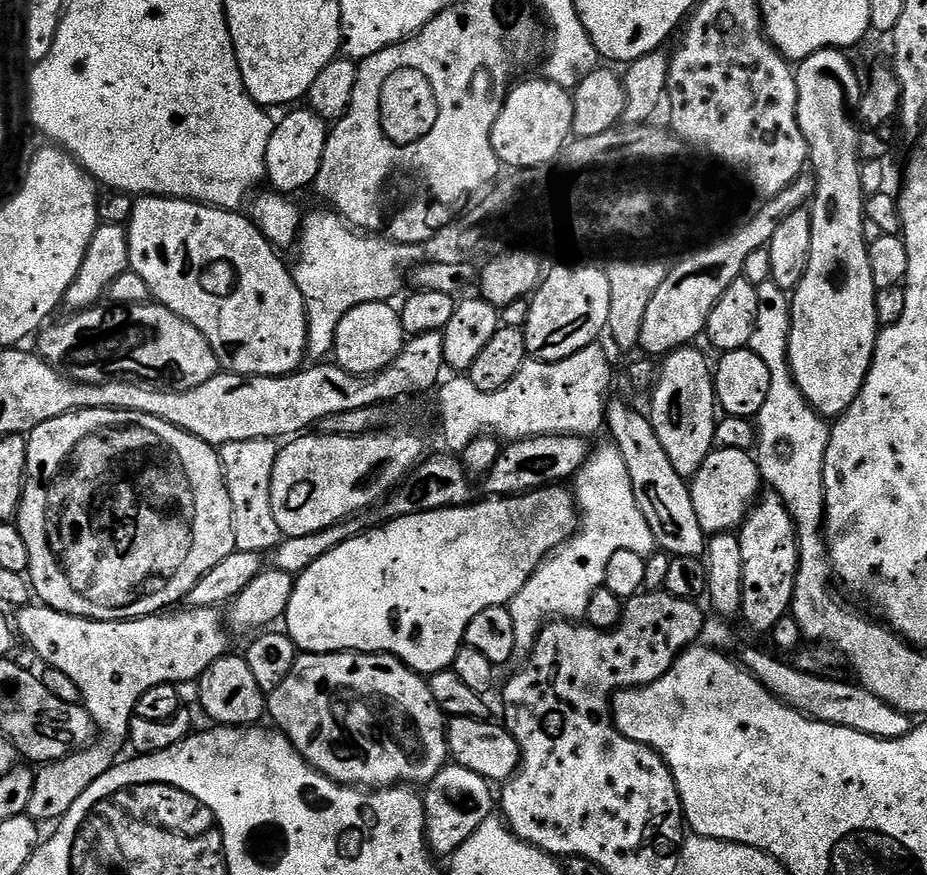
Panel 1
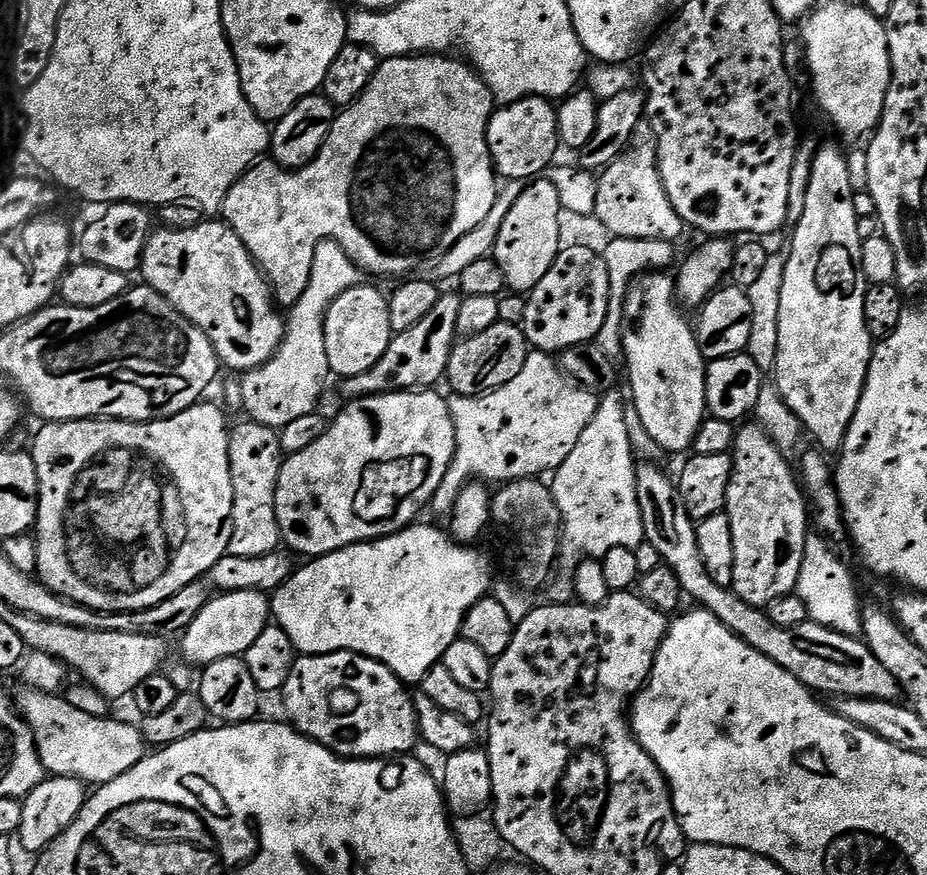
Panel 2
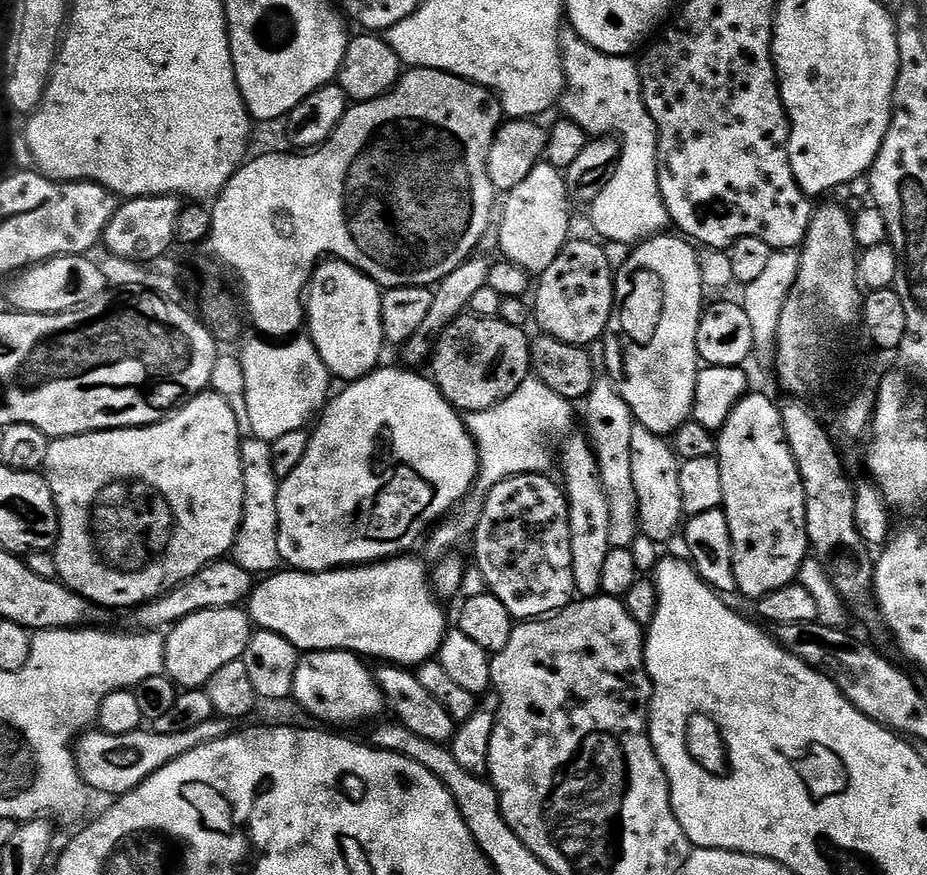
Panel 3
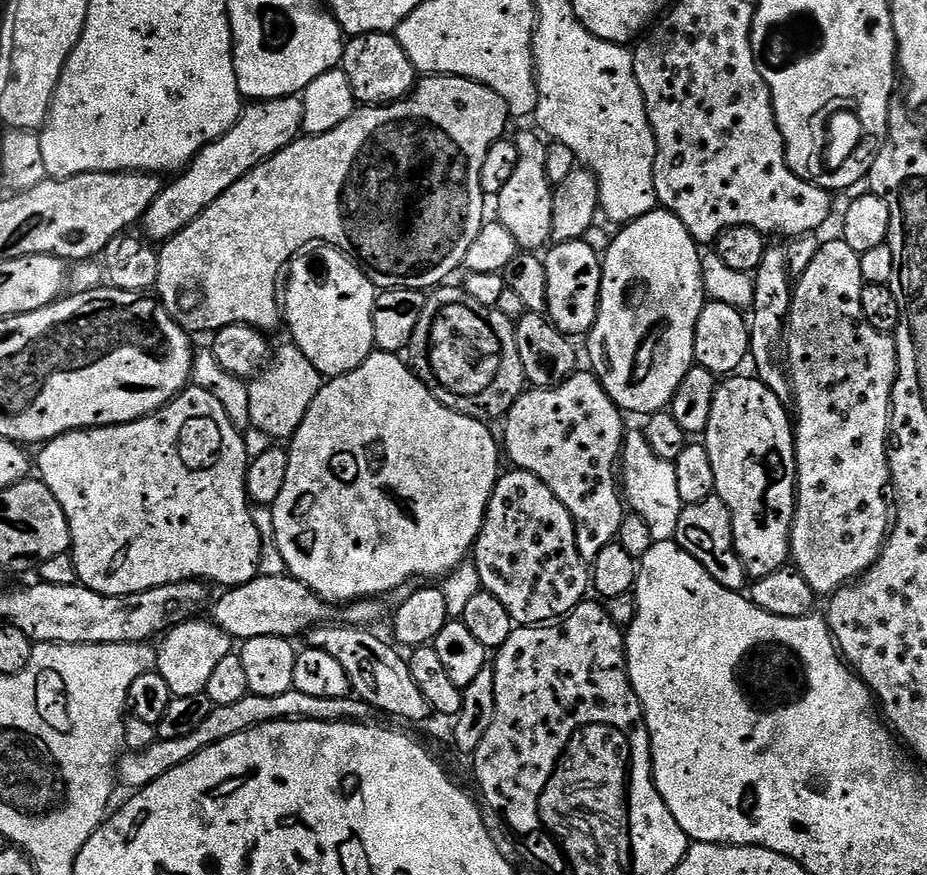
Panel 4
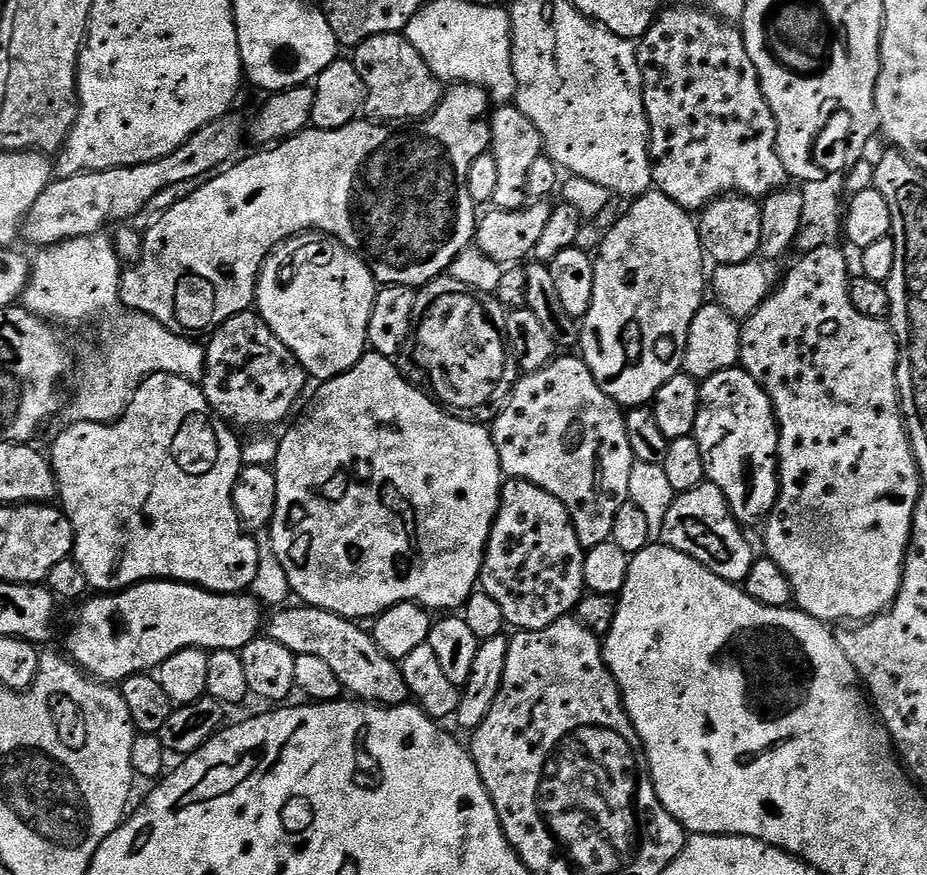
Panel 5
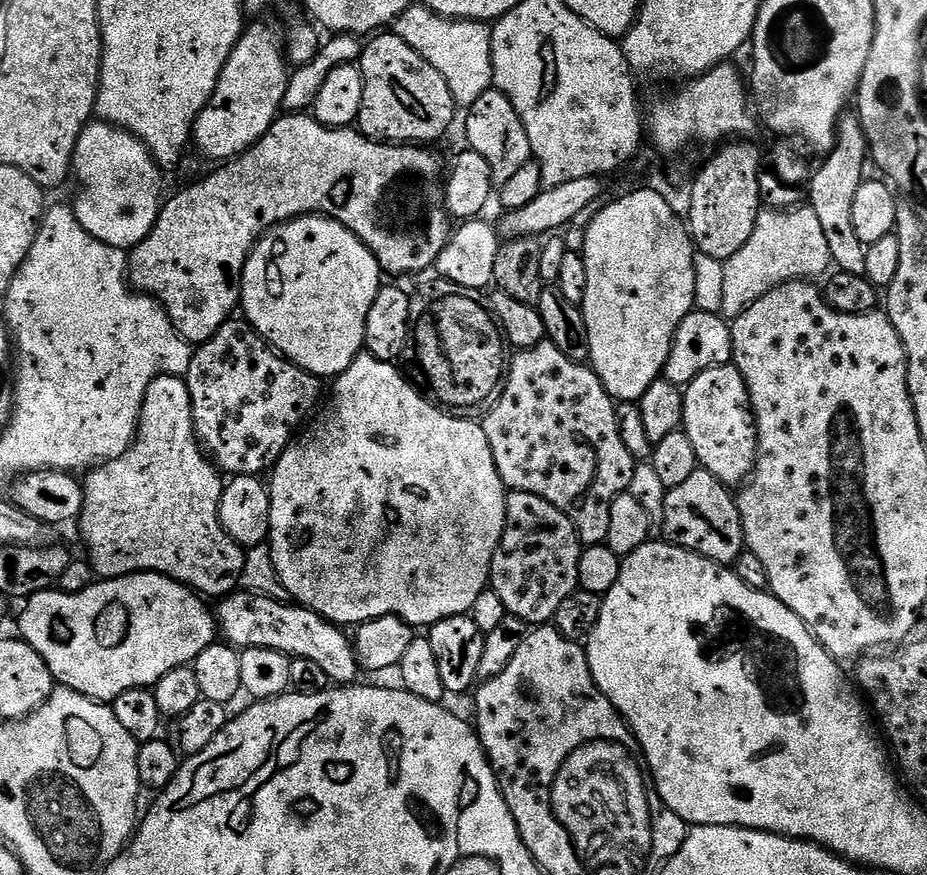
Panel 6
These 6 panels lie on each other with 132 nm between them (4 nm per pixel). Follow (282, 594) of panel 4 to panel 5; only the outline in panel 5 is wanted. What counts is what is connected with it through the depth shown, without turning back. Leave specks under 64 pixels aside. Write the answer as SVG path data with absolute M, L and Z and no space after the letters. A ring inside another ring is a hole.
M145 580L143 584L125 588L123 592L96 594L85 599L79 608L76 625L72 628L70 660L80 671L101 682L123 682L132 676L151 673L159 669L166 658L187 648L203 648L209 653L218 650L239 652L261 635L266 620L265 605L251 594L208 592L205 588L177 584L174 580Z

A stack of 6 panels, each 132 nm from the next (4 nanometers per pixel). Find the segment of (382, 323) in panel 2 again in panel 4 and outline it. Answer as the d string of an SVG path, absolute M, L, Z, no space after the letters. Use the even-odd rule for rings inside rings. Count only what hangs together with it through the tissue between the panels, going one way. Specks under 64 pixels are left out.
M320 246L297 255L286 269L286 283L282 288L282 320L286 328L288 324L291 343L300 348L310 362L314 362L320 375L325 378L341 376L362 366L362 362L366 362L368 355L376 348L374 306L377 295L376 285L346 253L331 246Z

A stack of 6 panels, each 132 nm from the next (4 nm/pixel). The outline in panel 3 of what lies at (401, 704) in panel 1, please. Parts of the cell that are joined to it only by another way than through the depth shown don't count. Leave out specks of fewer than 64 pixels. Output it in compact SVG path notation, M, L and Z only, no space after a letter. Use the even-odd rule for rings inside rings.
M333 650L301 655L294 674L291 699L297 700L314 719L321 720L316 722L324 726L375 721L381 715L379 712L385 711L386 705L373 671L364 664L367 663L355 652Z

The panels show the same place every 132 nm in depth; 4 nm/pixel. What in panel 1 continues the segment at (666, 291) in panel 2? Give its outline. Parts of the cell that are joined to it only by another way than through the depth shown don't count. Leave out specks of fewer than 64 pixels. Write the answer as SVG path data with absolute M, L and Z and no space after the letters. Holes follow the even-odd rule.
M685 346L669 352L659 365L659 379L650 392L650 419L654 434L658 434L658 442L662 442L662 450L666 450L666 458L670 458L674 470L678 470L678 474L685 478L695 476L716 444L716 385L710 360L708 364L707 359L709 357L695 346Z

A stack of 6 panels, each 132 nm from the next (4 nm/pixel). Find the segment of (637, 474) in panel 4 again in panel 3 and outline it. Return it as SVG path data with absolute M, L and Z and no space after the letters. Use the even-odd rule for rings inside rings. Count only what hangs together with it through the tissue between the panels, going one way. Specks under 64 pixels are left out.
M635 423L633 437L630 438L630 472L633 475L635 496L639 502L637 520L641 535L659 544L666 544L679 529L684 515L682 492L679 489L681 460L671 443Z

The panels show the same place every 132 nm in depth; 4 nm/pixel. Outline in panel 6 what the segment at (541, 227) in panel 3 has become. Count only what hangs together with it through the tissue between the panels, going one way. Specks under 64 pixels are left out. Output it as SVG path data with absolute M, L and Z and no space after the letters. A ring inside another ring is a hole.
M490 90L478 98L471 108L467 109L468 121L464 124L464 132L468 135L467 147L477 152L490 166L493 185L505 184L517 170L526 166L533 159L530 138L526 138L526 126L522 126L522 118L511 105L510 98L497 90Z

